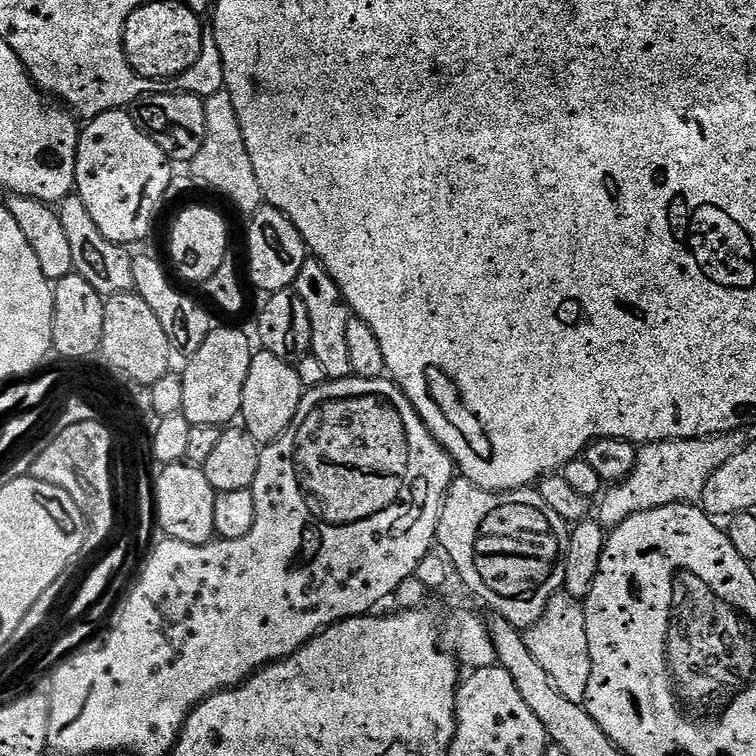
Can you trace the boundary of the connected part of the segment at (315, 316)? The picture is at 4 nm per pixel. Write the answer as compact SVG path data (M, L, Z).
M315 258L305 260L302 270L298 270L294 289L309 314L313 335L311 356L318 358L318 363L326 369L328 380L345 380L352 375L352 367L350 354L346 351L346 326L350 313L348 304L342 298L342 290L338 290L334 278L330 278L330 274Z

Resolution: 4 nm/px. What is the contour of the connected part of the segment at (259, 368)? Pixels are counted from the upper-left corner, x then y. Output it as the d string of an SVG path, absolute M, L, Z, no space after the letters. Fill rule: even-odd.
M257 351L250 362L250 374L246 374L246 386L242 390L240 416L243 427L254 434L262 446L271 444L292 426L292 419L305 391L293 365L274 357L272 353Z

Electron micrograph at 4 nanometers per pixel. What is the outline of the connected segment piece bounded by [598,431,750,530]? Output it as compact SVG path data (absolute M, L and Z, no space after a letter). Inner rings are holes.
M743 431L724 432L721 436L704 436L700 440L663 440L657 444L645 444L636 453L636 465L630 475L622 483L611 485L599 497L598 523L601 528L611 530L617 528L626 518L634 514L642 514L646 510L658 510L658 506L671 504L696 504L706 490L706 482L710 482L710 474L722 466L722 462L730 462L734 454L738 454L750 442Z

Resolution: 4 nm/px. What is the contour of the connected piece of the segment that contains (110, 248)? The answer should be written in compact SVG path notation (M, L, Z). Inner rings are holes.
M75 194L67 196L65 200L60 201L58 211L66 239L73 252L73 273L86 278L86 282L90 282L90 286L94 286L94 290L98 290L98 294L105 298L133 291L133 253L125 245L110 242L110 238L102 235L102 230L94 226L94 218L90 218L86 206L82 206L82 198Z

